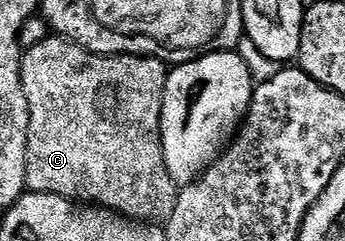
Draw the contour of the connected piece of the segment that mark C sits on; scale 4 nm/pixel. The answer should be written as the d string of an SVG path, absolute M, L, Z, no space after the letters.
M67 39L32 42L23 51L21 65L21 81L29 105L27 191L49 193L80 205L106 207L137 223L166 224L179 199L165 165L159 132L168 70L168 64L143 55L90 55Z

